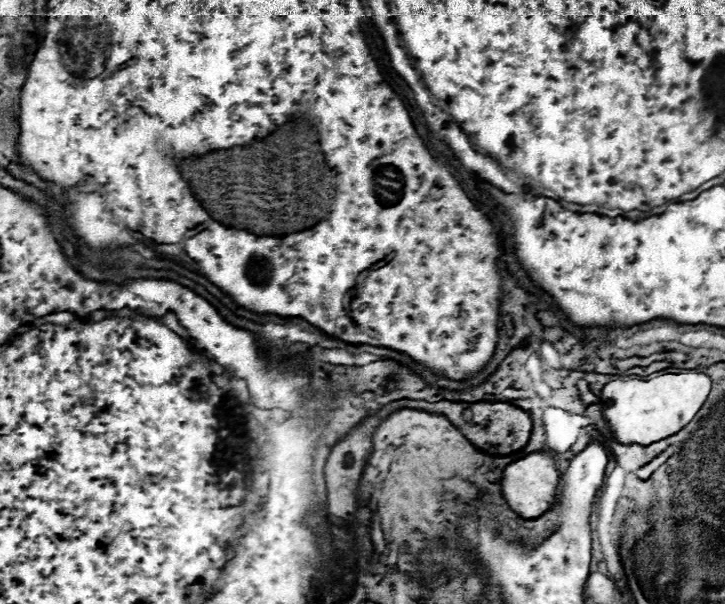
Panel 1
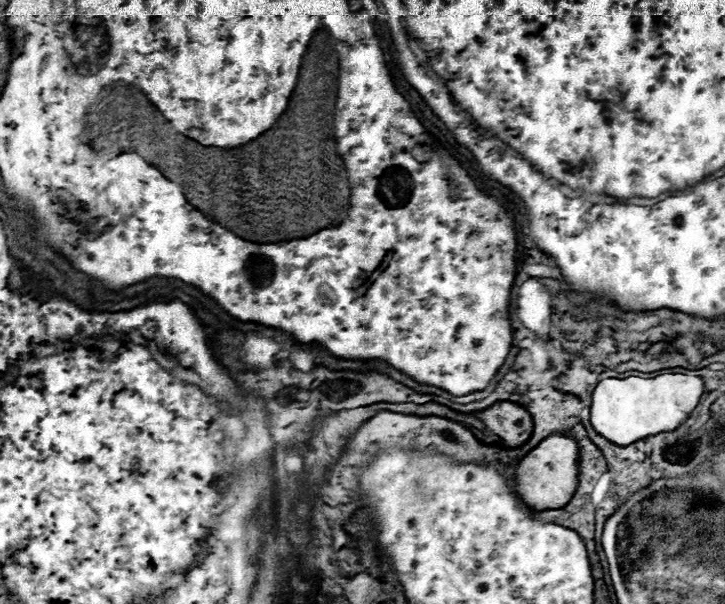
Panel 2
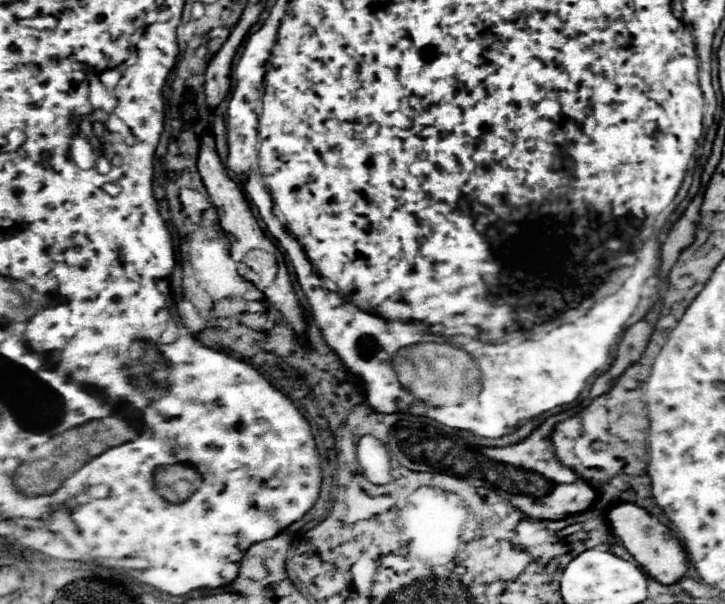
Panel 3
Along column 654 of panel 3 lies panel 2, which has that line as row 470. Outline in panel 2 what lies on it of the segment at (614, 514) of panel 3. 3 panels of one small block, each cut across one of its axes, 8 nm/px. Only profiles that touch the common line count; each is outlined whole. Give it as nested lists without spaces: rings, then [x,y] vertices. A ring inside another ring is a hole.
[[[556,432],[544,438],[544,442],[522,458],[516,470],[516,494],[520,500],[534,510],[554,510],[556,506],[566,506],[578,488],[578,453],[577,442],[568,435]]]

